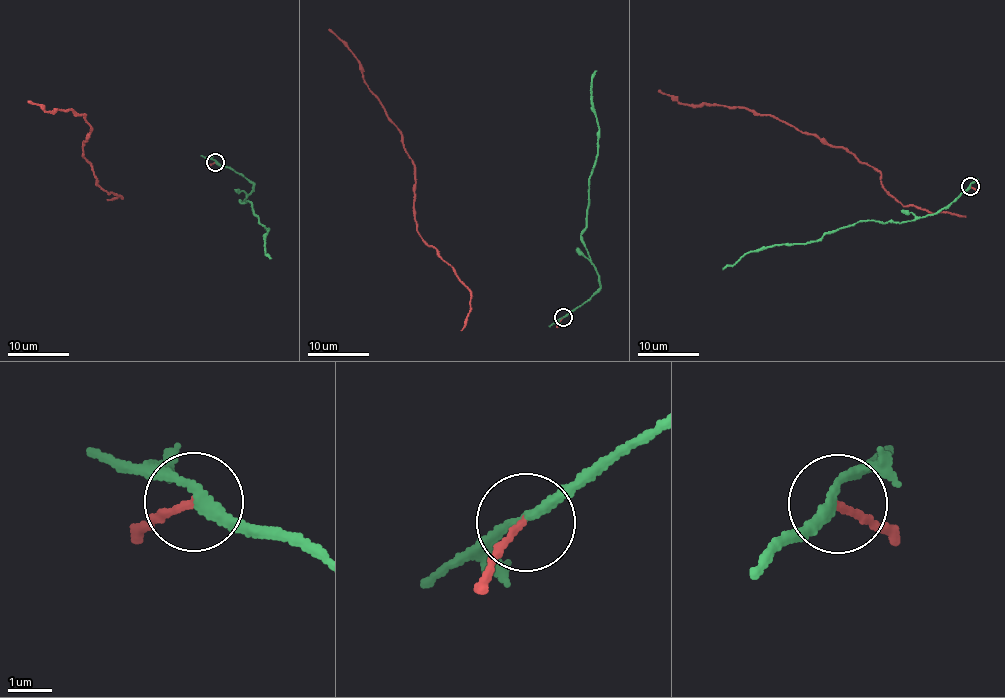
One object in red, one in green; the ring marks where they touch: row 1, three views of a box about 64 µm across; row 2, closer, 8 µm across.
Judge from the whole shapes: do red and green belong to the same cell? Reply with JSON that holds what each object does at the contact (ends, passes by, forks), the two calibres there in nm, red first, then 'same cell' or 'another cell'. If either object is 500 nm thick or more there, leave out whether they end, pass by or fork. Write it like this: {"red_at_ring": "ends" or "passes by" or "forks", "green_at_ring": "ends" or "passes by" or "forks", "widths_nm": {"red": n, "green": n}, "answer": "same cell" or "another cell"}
{"red_at_ring": "ends", "green_at_ring": "passes by", "widths_nm": {"red": 140, "green": 240}, "answer": "another cell"}

